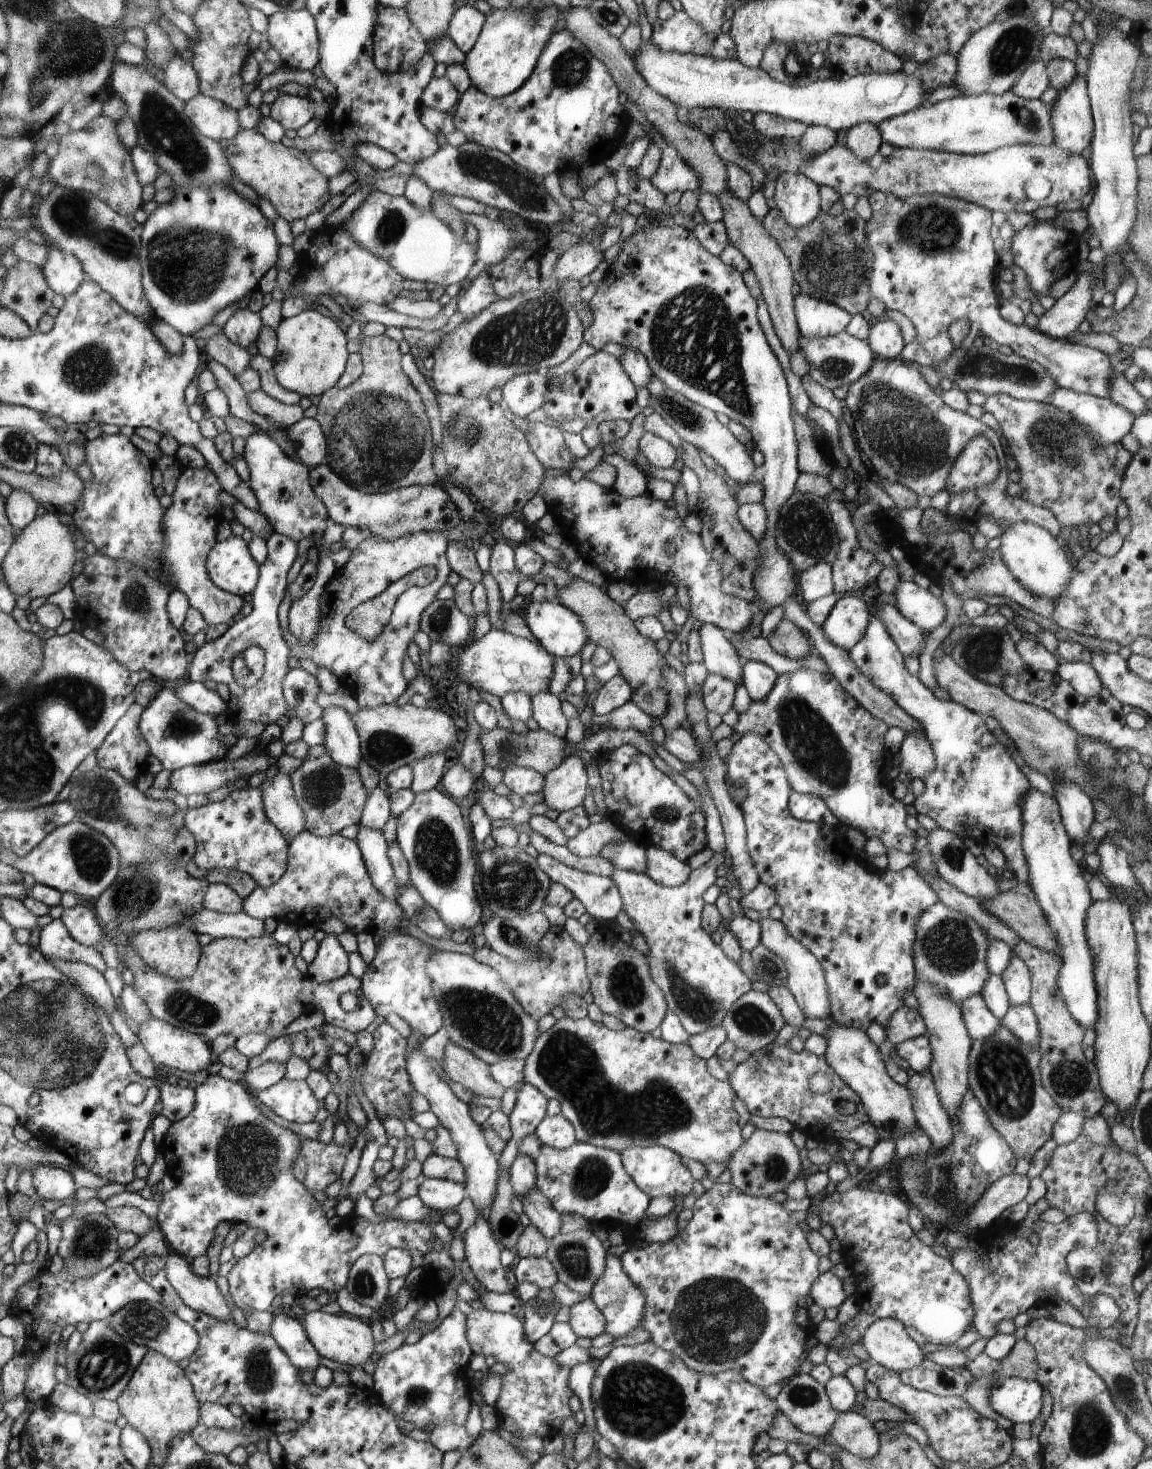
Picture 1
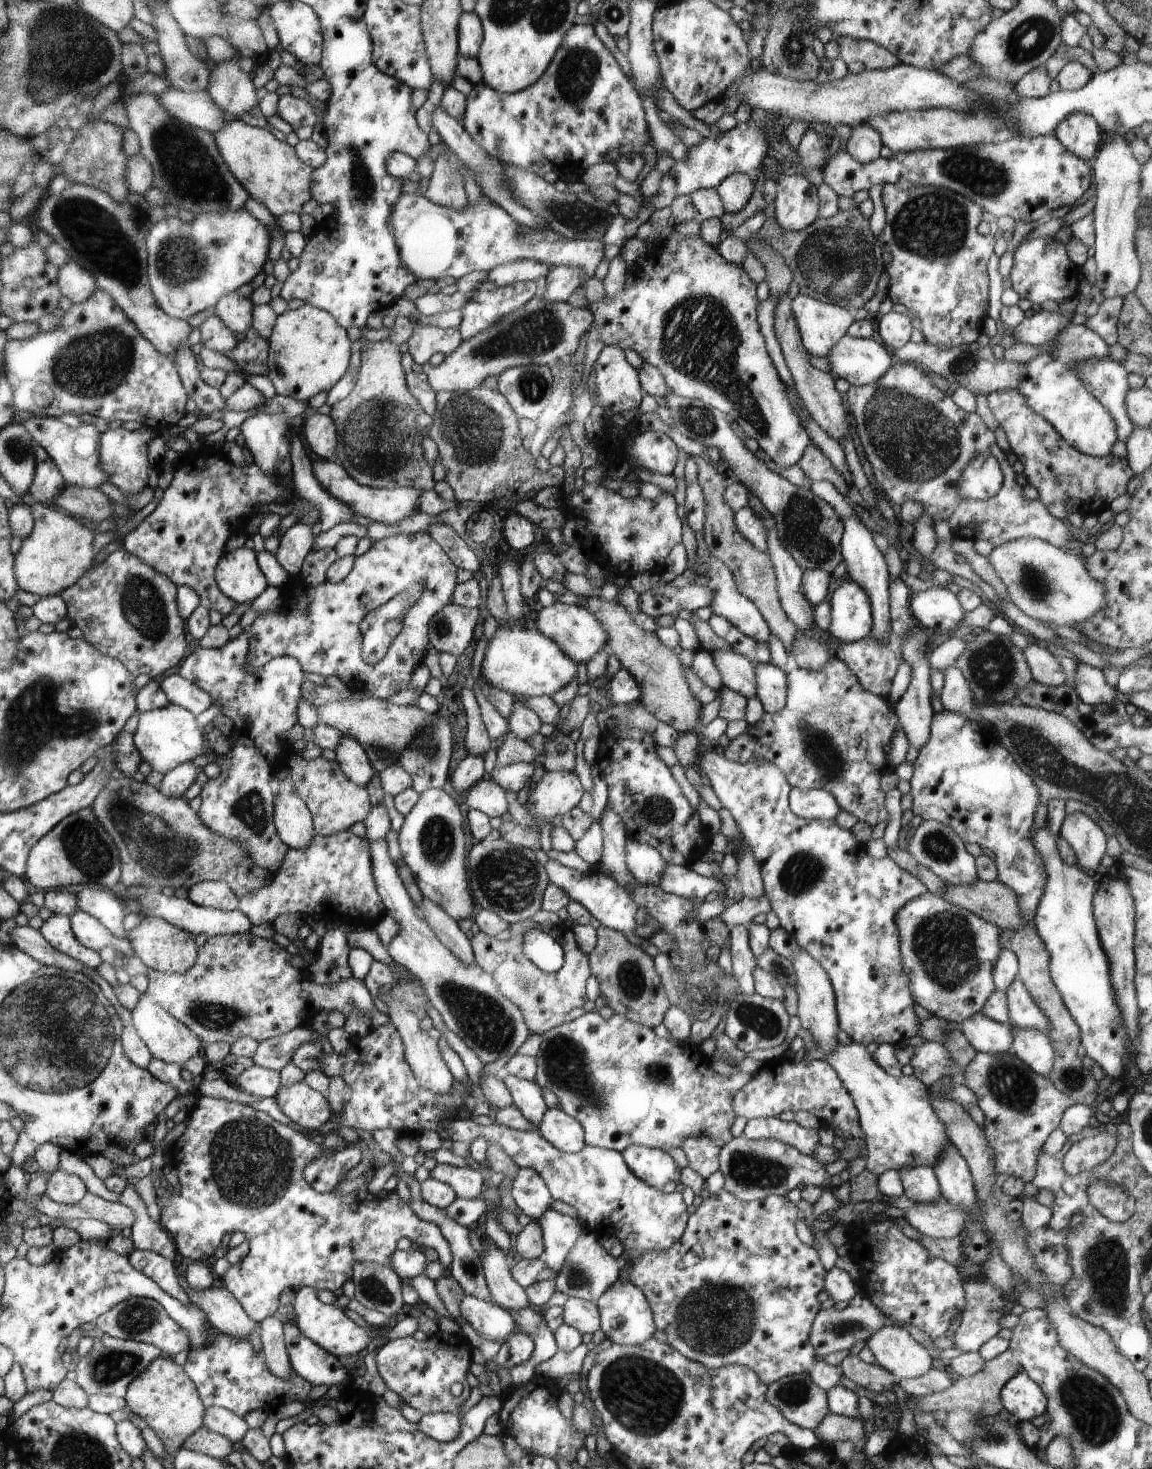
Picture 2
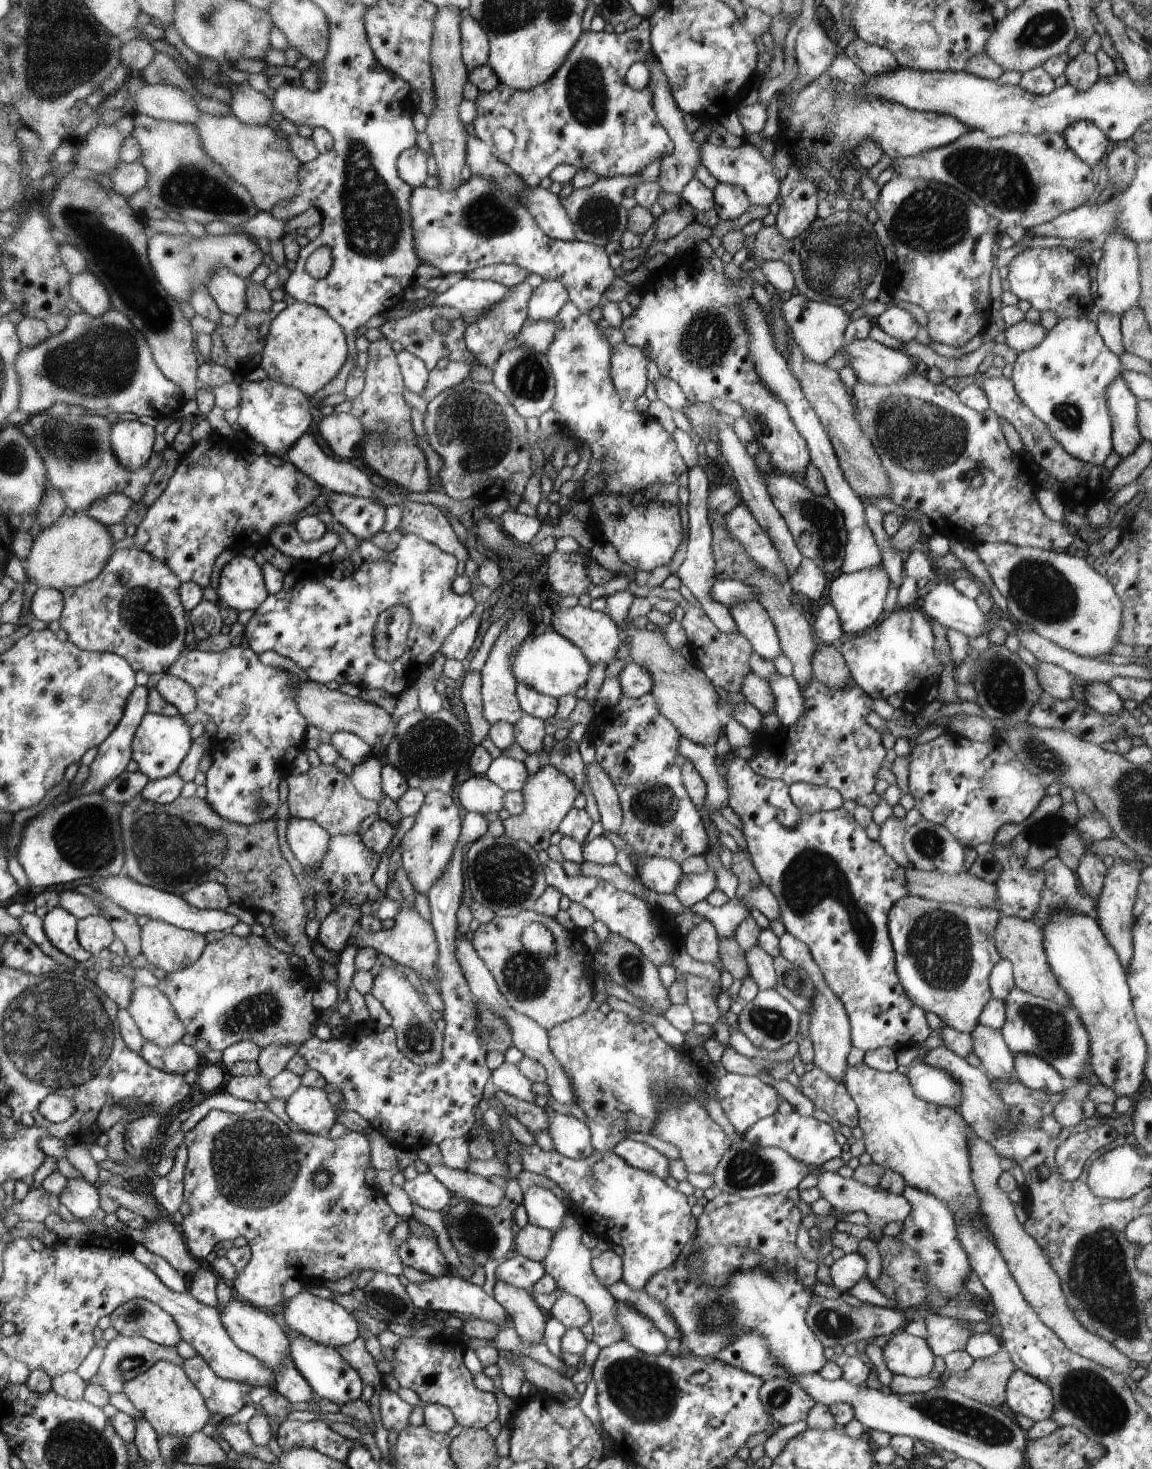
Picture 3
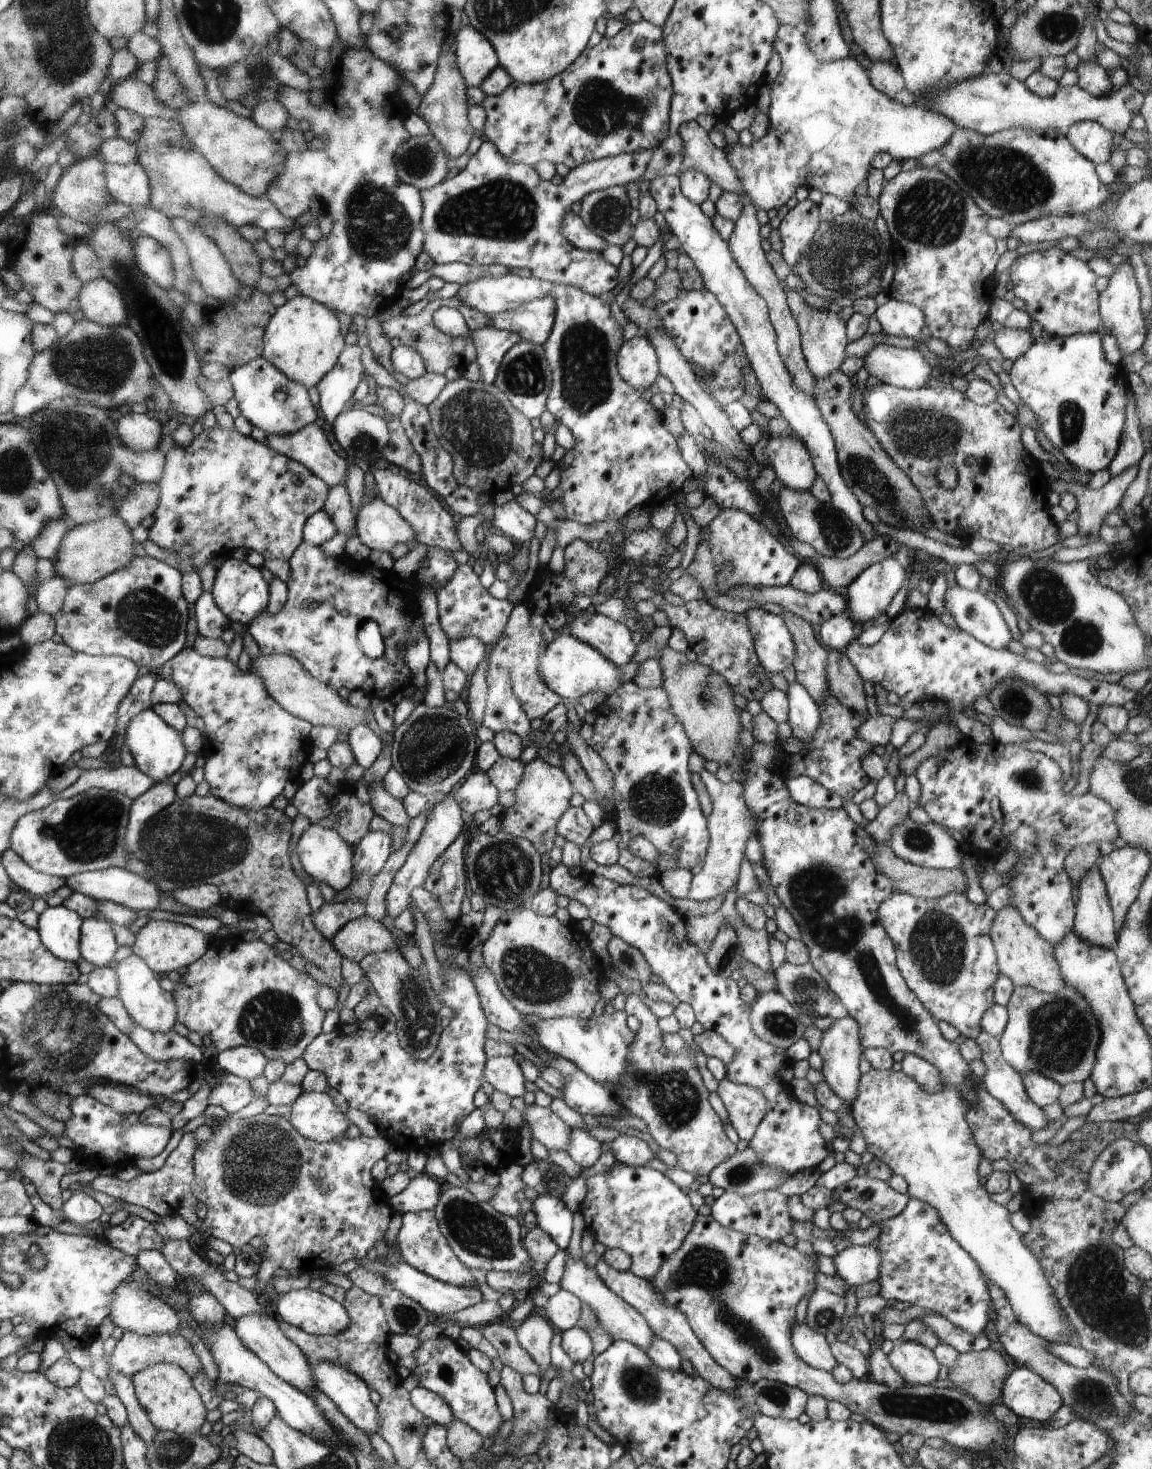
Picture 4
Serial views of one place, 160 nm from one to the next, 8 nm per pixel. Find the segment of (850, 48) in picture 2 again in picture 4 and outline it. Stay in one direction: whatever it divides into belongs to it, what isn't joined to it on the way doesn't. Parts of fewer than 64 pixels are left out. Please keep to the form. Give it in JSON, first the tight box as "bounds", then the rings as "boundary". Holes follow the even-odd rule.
{"bounds":[866,61,904,99],"boundary":[[[872,61],[866,70],[873,87],[891,96],[891,99],[904,90],[902,71],[894,61]]]}

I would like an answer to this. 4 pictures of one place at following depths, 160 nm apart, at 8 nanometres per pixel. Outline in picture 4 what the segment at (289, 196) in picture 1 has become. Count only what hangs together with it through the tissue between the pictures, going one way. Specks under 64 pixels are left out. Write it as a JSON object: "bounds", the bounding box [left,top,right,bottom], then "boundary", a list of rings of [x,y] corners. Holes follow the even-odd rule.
{"bounds":[178,99,288,197],"boundary":[[[202,99],[188,103],[179,110],[178,122],[194,147],[213,165],[213,169],[225,181],[238,185],[253,197],[264,197],[279,175],[285,170],[288,153],[252,119],[236,116],[230,110],[216,105],[211,100]]]}

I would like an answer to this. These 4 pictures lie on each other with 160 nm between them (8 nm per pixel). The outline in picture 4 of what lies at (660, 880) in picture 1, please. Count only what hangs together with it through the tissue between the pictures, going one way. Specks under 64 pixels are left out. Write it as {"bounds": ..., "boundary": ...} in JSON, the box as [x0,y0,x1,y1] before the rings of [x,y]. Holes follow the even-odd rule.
{"bounds":[687,768,759,901],"boundary":[[[705,768],[699,775],[711,798],[713,809],[707,816],[709,830],[707,855],[703,860],[702,870],[693,874],[687,898],[693,901],[707,901],[718,895],[726,896],[727,892],[736,886],[740,874],[740,862],[745,856],[746,842],[750,836],[758,836],[759,821],[743,799],[742,785],[738,780],[721,782],[715,774]]]}

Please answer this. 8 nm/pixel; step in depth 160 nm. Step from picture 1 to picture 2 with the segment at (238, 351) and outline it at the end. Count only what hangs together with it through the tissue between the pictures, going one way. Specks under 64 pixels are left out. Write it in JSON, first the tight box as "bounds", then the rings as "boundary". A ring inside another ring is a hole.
{"bounds":[199,314,238,355],"boundary":[[[218,314],[206,316],[204,322],[199,327],[202,340],[200,345],[220,352],[222,355],[228,354],[238,343],[234,334],[222,322],[222,318]]]}

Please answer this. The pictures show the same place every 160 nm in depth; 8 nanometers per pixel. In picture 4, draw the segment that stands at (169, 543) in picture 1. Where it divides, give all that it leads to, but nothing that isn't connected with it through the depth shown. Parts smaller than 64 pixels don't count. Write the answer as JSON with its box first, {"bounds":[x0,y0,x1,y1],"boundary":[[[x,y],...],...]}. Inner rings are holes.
{"bounds":[148,426,330,574],"boundary":[[[218,426],[205,428],[185,447],[173,447],[165,455],[165,468],[158,483],[159,505],[153,512],[154,523],[148,528],[148,539],[175,554],[183,574],[198,572],[214,558],[235,548],[256,550],[264,558],[290,560],[304,540],[306,522],[315,512],[322,511],[330,489],[305,465],[290,460],[266,443],[242,435],[236,428],[222,430]],[[298,504],[304,506],[302,512],[294,508]]]}

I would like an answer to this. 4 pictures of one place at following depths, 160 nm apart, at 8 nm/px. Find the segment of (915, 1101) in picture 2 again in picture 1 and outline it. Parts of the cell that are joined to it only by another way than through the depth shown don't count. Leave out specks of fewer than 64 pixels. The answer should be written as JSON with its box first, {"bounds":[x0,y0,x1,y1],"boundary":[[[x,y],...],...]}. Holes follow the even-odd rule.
{"bounds":[824,1019,918,1142],"boundary":[[[831,1019],[828,1020],[828,1024],[830,1030],[824,1035],[828,1043],[825,1054],[828,1065],[851,1090],[860,1096],[860,1104],[866,1110],[870,1124],[874,1124],[878,1138],[893,1139],[898,1142],[902,1136],[910,1134],[918,1126],[910,1090],[906,1086],[897,1084],[889,1076],[879,1046],[868,1038],[864,1030],[838,1026]]]}

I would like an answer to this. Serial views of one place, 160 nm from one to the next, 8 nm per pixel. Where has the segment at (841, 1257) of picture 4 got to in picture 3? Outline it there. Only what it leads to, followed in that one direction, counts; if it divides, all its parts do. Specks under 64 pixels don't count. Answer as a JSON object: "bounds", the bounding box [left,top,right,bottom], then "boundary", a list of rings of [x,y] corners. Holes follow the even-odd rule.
{"bounds":[830,1252,866,1293],"boundary":[[[859,1252],[844,1255],[830,1267],[832,1285],[842,1293],[850,1290],[858,1280],[866,1276],[866,1260]]]}

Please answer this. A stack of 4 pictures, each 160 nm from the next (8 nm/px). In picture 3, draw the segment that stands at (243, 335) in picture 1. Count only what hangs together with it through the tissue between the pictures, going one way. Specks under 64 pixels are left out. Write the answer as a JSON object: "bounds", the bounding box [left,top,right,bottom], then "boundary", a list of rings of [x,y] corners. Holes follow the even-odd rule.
{"bounds":[208,269,248,318],"boundary":[[[221,269],[211,277],[208,284],[210,296],[217,302],[221,312],[238,318],[248,310],[247,280],[236,273]]]}

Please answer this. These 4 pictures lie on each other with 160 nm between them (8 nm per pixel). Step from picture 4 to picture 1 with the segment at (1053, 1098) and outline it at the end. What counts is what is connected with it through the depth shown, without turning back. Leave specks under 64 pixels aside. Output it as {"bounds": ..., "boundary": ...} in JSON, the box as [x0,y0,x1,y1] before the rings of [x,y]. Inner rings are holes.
{"bounds":[1001,1004,1040,1048],"boundary":[[[1029,1004],[1026,1006],[1011,1005],[1007,1014],[1001,1019],[1001,1024],[1024,1044],[1038,1048],[1038,1042],[1040,1042],[1039,1024]]]}

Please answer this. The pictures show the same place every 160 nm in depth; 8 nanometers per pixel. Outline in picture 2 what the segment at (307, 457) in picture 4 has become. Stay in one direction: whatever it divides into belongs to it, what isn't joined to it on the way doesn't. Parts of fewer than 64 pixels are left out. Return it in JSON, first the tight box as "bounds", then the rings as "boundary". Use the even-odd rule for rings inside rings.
{"bounds":[312,460,421,524],"boundary":[[[320,460],[312,463],[314,476],[318,478],[320,484],[328,494],[332,494],[336,500],[350,504],[350,508],[359,516],[370,518],[372,522],[381,524],[396,524],[408,516],[418,513],[418,500],[420,500],[421,490],[418,488],[396,488],[396,489],[376,489],[359,484],[354,478],[348,476],[348,472],[337,463]]]}

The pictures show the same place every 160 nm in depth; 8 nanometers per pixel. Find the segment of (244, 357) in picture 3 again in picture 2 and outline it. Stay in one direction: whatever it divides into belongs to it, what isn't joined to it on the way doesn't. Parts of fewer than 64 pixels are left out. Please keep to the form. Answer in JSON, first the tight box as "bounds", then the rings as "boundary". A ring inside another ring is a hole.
{"bounds":[225,325,268,377],"boundary":[[[251,325],[250,330],[246,330],[246,338],[225,356],[236,362],[245,374],[268,377],[268,350],[268,340],[264,340]]]}

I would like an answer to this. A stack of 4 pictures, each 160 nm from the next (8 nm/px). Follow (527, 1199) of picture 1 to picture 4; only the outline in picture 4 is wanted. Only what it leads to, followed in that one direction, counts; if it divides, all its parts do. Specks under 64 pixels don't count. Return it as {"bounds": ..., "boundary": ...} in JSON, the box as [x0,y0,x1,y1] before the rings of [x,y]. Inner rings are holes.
{"bounds":[559,1253,656,1350],"boundary":[[[570,1253],[567,1254],[564,1274],[559,1280],[559,1284],[562,1289],[581,1298],[584,1304],[588,1304],[592,1308],[592,1312],[594,1312],[602,1328],[614,1341],[628,1341],[638,1345],[642,1350],[646,1350],[652,1339],[656,1337],[654,1331],[651,1330],[646,1320],[643,1319],[643,1316],[627,1302],[624,1302],[618,1295],[615,1295],[601,1281],[596,1267],[589,1267],[582,1257],[574,1258]]]}

